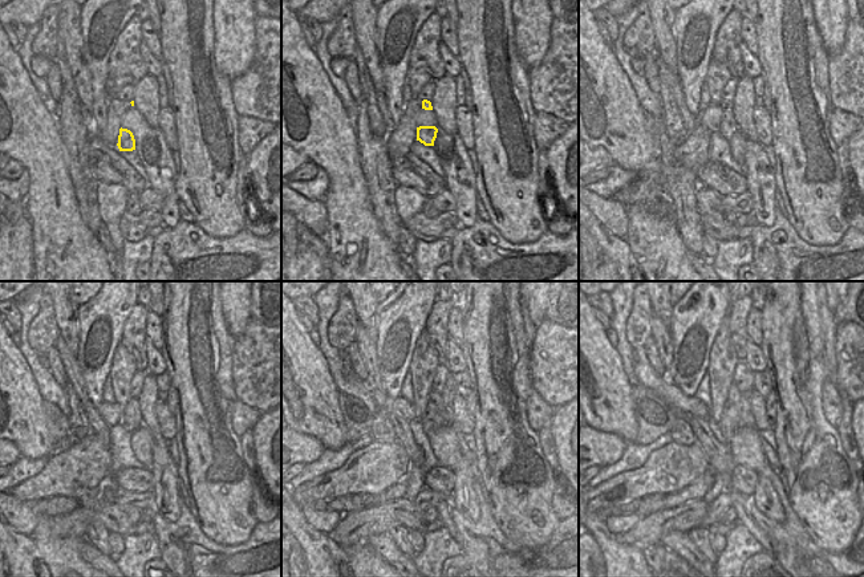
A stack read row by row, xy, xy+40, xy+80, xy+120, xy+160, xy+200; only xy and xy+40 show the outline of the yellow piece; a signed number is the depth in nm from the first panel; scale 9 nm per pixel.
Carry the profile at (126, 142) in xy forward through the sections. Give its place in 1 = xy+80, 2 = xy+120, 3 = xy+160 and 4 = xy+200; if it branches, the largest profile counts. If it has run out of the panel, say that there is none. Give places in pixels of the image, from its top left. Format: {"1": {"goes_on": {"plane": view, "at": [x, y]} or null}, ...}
{"1": {"goes_on": {"plane": "xy+80", "at": [727, 128]}}, "2": {"goes_on": {"plane": "xy+120", "at": [132, 421]}}, "3": {"goes_on": {"plane": "xy+160", "at": [435, 398]}}, "4": {"goes_on": {"plane": "xy+200", "at": [734, 394]}}}

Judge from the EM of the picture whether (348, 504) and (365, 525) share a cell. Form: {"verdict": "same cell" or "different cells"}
{"verdict": "different cells"}

